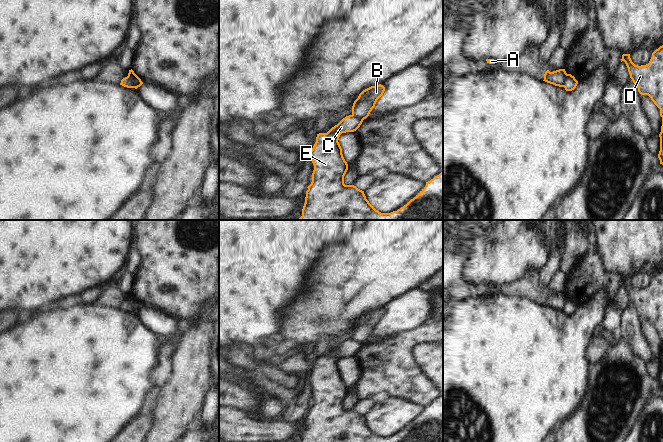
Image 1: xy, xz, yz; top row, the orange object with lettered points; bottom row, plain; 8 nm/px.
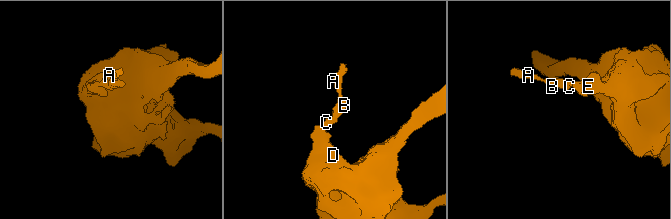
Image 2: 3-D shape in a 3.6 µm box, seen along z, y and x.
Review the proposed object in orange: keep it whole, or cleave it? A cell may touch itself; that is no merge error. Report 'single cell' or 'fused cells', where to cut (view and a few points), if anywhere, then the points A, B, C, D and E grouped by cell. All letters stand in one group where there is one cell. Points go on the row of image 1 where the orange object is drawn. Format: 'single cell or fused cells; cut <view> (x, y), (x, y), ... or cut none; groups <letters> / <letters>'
fused cells; cut xy (127, 76), (137, 87); groups A B / C D E

